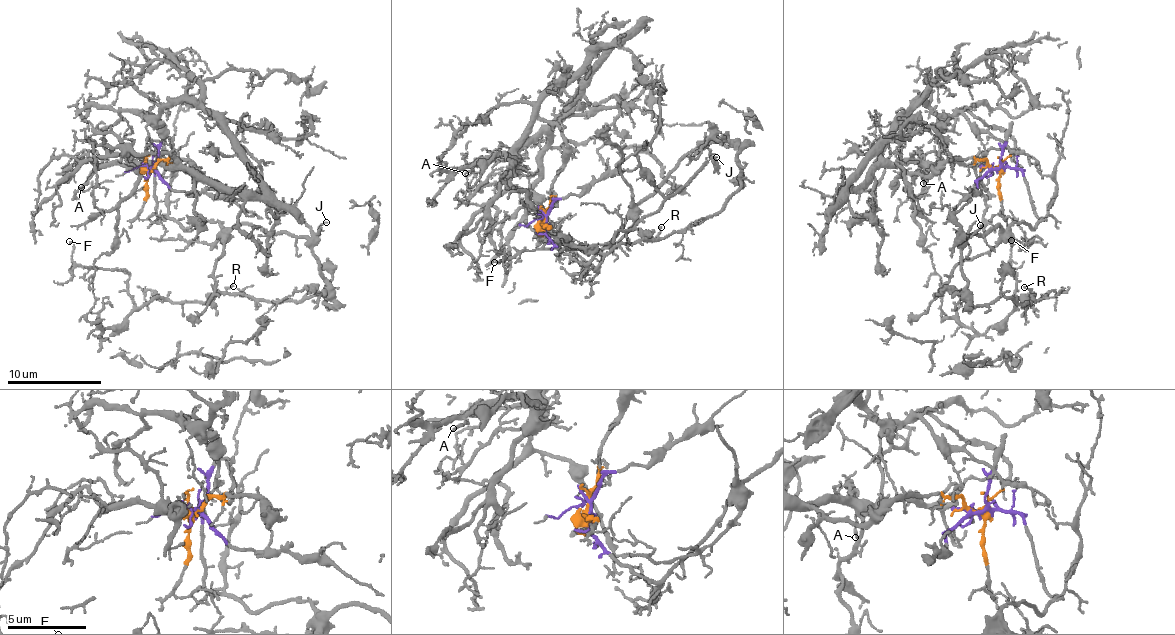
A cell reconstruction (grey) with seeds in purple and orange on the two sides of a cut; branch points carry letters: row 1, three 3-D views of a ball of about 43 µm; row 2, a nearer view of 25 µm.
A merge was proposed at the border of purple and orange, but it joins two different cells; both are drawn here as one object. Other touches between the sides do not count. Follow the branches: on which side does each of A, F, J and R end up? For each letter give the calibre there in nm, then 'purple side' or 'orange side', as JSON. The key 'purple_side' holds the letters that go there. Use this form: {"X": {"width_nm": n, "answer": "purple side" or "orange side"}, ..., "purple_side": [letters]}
{"A": {"width_nm": 120, "answer": "orange side"}, "F": {"width_nm": 130, "answer": "purple side"}, "J": {"width_nm": 120, "answer": "purple side"}, "R": {"width_nm": 120, "answer": "purple side"}, "purple_side": ["F", "J", "R"]}

